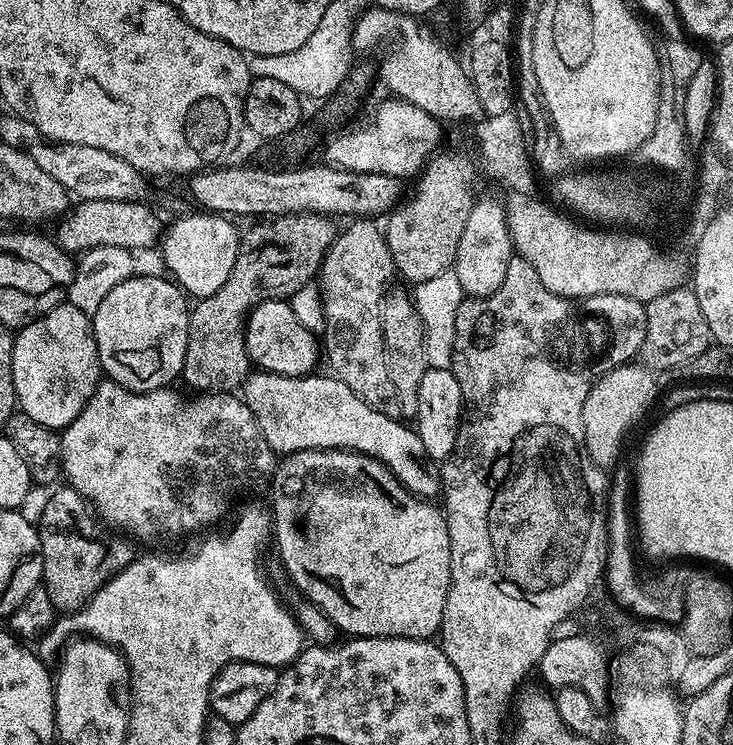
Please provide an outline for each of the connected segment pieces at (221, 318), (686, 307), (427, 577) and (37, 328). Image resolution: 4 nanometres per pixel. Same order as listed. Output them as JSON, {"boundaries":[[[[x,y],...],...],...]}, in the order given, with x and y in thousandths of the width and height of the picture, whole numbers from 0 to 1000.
{"boundaries":[[[[434,285],[356,294],[327,318],[325,346],[308,380],[292,395],[271,399],[256,420],[254,481],[248,510],[269,528],[326,522],[341,503],[333,438],[336,426],[359,403],[393,403],[412,384],[427,380],[442,342],[461,315],[460,297]]],[[[929,384],[909,395],[899,396],[880,407],[883,416],[883,446],[873,466],[874,485],[898,499],[910,499],[952,475],[958,475],[970,462],[970,446],[963,424],[958,419],[948,392],[939,384]]],[[[435,601],[434,604],[412,604],[392,608],[378,621],[374,638],[370,640],[371,677],[368,691],[374,705],[374,736],[382,740],[382,752],[398,777],[398,784],[416,800],[419,809],[427,816],[437,817],[442,828],[460,844],[464,843],[476,855],[487,854],[547,854],[566,859],[583,859],[593,855],[606,834],[606,820],[611,807],[611,796],[617,787],[617,766],[614,765],[614,717],[611,701],[604,686],[593,682],[593,675],[566,666],[521,620],[505,615],[492,607],[472,601]]],[[[89,405],[20,447],[16,458],[16,511],[22,525],[22,541],[26,552],[46,561],[46,566],[78,577],[95,572],[95,566],[101,566],[101,561],[112,556],[117,540],[136,517],[138,509],[134,464],[126,447],[121,420]]]]}

